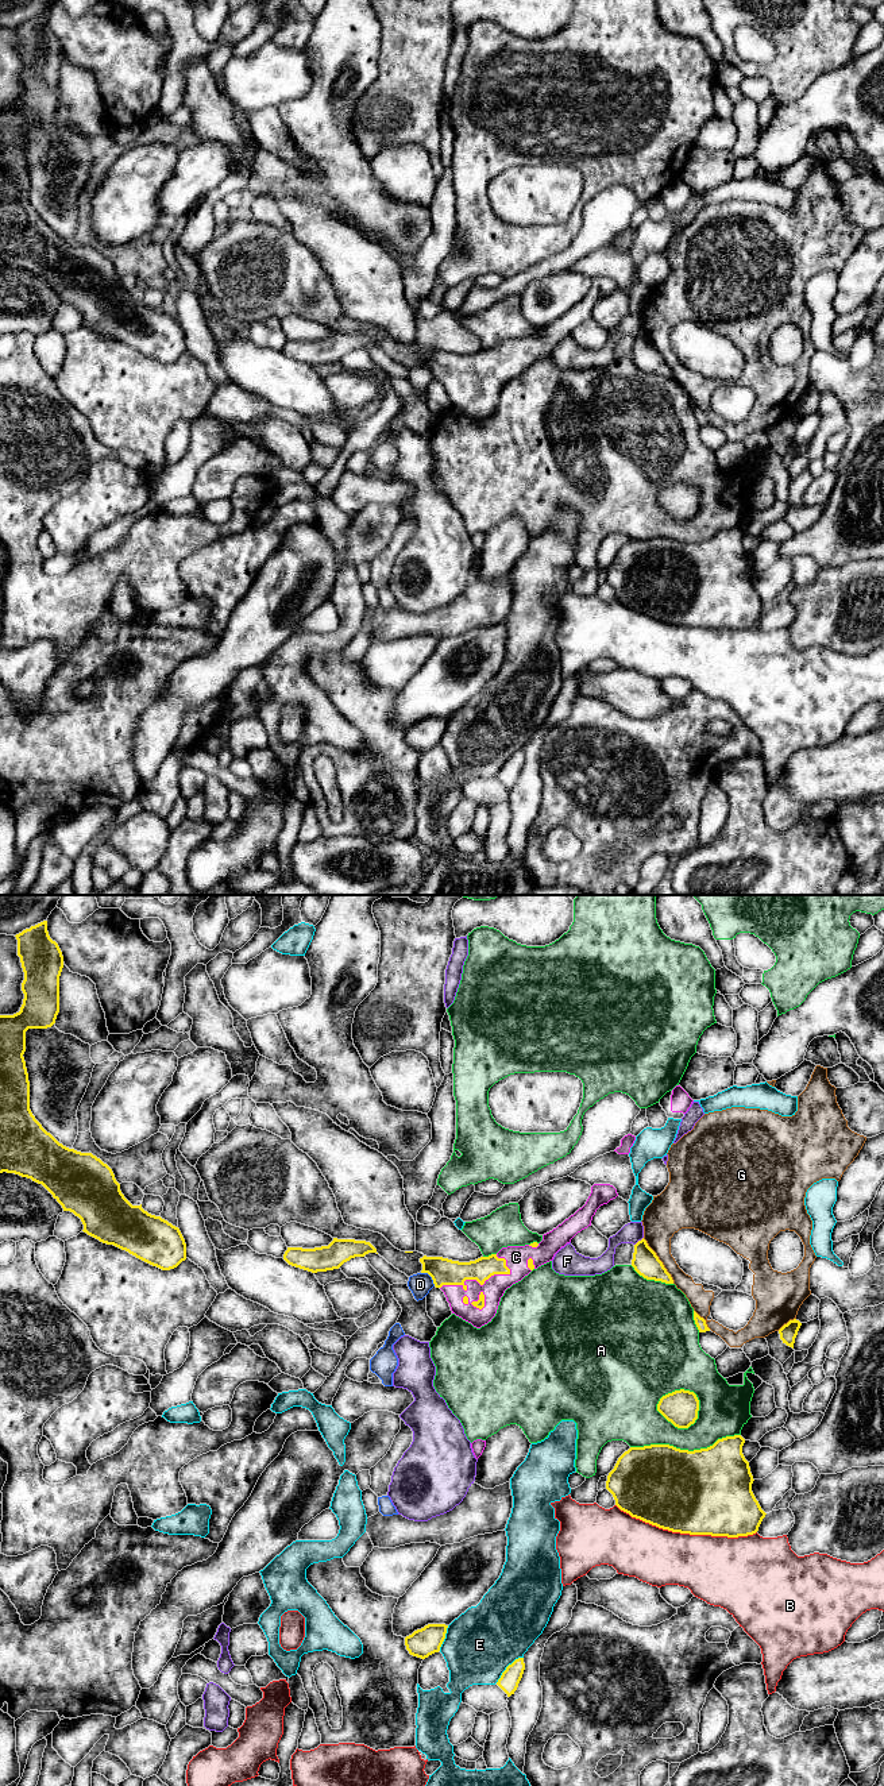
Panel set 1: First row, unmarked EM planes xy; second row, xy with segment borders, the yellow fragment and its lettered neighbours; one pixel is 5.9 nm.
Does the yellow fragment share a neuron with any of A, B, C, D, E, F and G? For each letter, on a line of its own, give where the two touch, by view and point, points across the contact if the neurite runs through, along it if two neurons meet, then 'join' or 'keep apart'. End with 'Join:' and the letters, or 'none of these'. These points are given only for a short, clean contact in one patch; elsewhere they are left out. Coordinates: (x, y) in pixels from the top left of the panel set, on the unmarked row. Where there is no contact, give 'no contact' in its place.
A: contact xy (675, 519); keep apart
B: contact xy (686, 625); keep apart
C: contact xy (475, 371); join
D: contact xy (431, 369); keep apart
E: contact xy (506, 760); keep apart
F: contact xy (639, 334); keep apart
G: contact xy (660, 354); keep apart
Join: C

